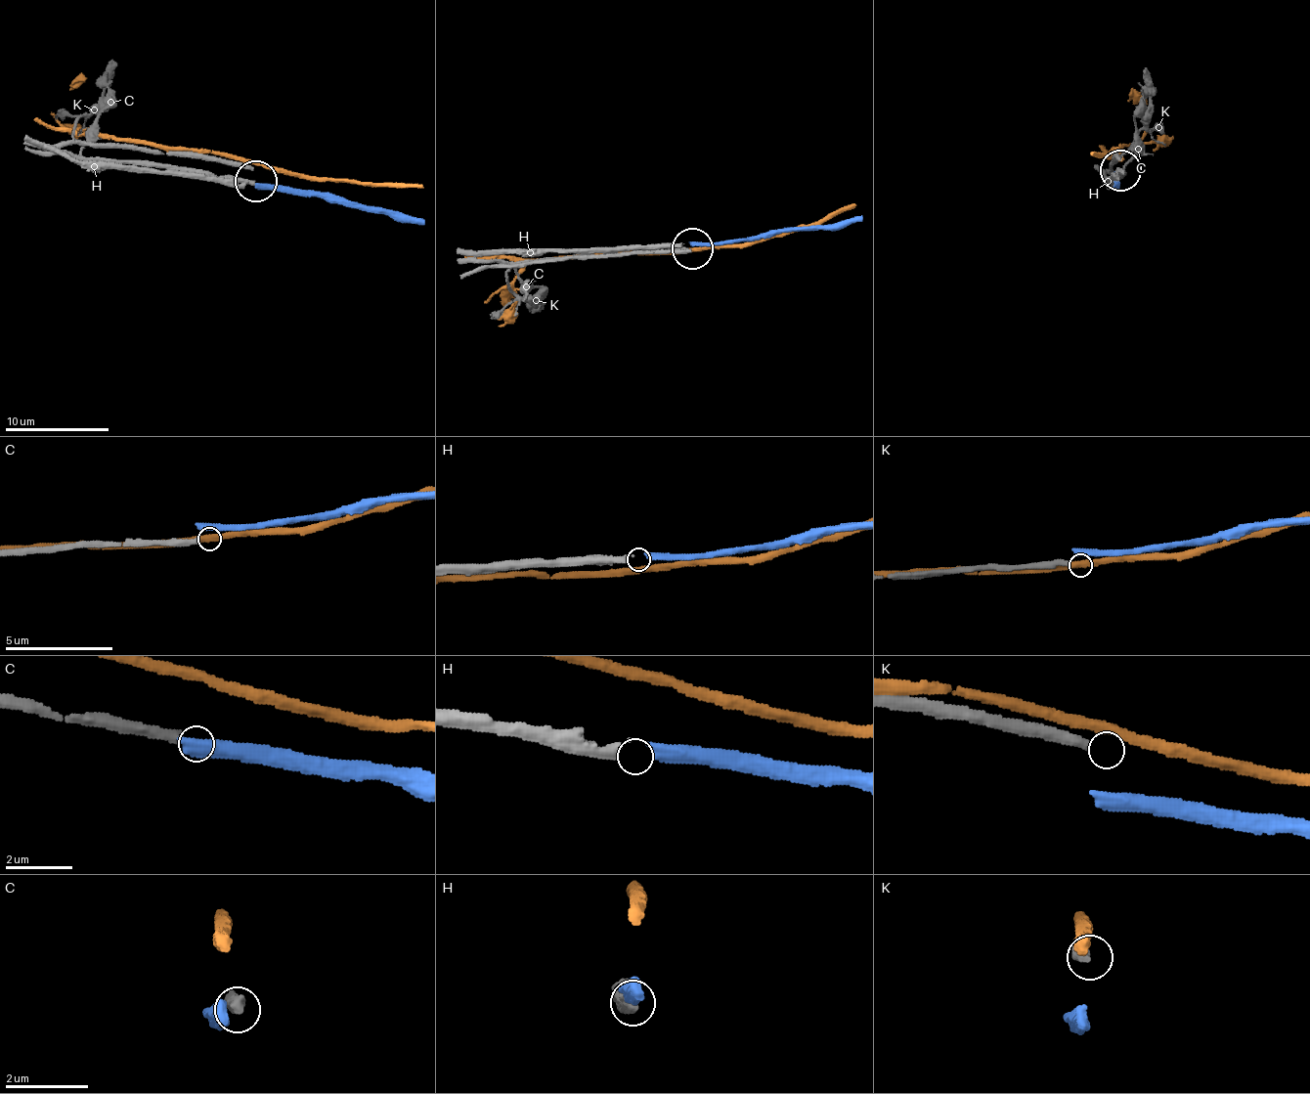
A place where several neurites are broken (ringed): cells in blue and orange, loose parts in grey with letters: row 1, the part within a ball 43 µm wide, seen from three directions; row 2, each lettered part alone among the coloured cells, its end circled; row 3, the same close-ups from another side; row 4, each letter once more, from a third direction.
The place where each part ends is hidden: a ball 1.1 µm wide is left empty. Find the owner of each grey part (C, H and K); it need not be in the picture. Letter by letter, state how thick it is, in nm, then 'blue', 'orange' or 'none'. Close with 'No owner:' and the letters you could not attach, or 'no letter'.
C: calibre 300 nm; none
H: calibre 320 nm; blue
K: calibre 280 nm; none
No owner: C, K

